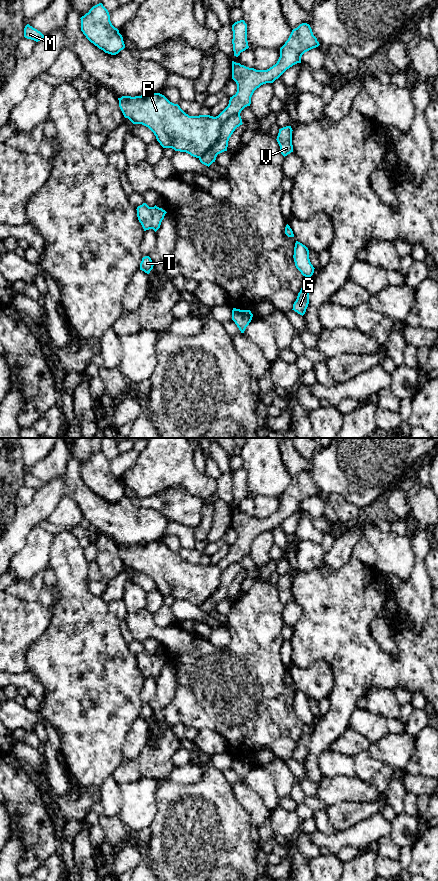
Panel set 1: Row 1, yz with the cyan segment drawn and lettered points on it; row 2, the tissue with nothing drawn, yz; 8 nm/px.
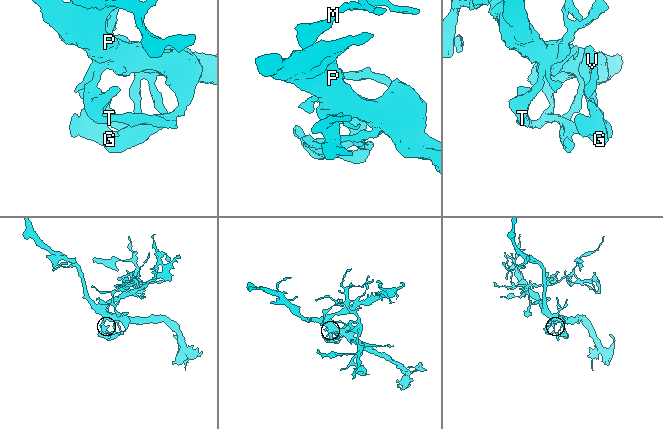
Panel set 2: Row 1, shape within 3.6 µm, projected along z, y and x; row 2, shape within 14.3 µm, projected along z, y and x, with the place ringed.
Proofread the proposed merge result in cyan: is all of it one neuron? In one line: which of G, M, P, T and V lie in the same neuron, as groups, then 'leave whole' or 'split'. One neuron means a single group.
groups G M P T V; leave whole

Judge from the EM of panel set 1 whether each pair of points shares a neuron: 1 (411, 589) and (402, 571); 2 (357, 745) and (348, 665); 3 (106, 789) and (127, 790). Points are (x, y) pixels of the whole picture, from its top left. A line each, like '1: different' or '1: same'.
1: different
2: different
3: different

